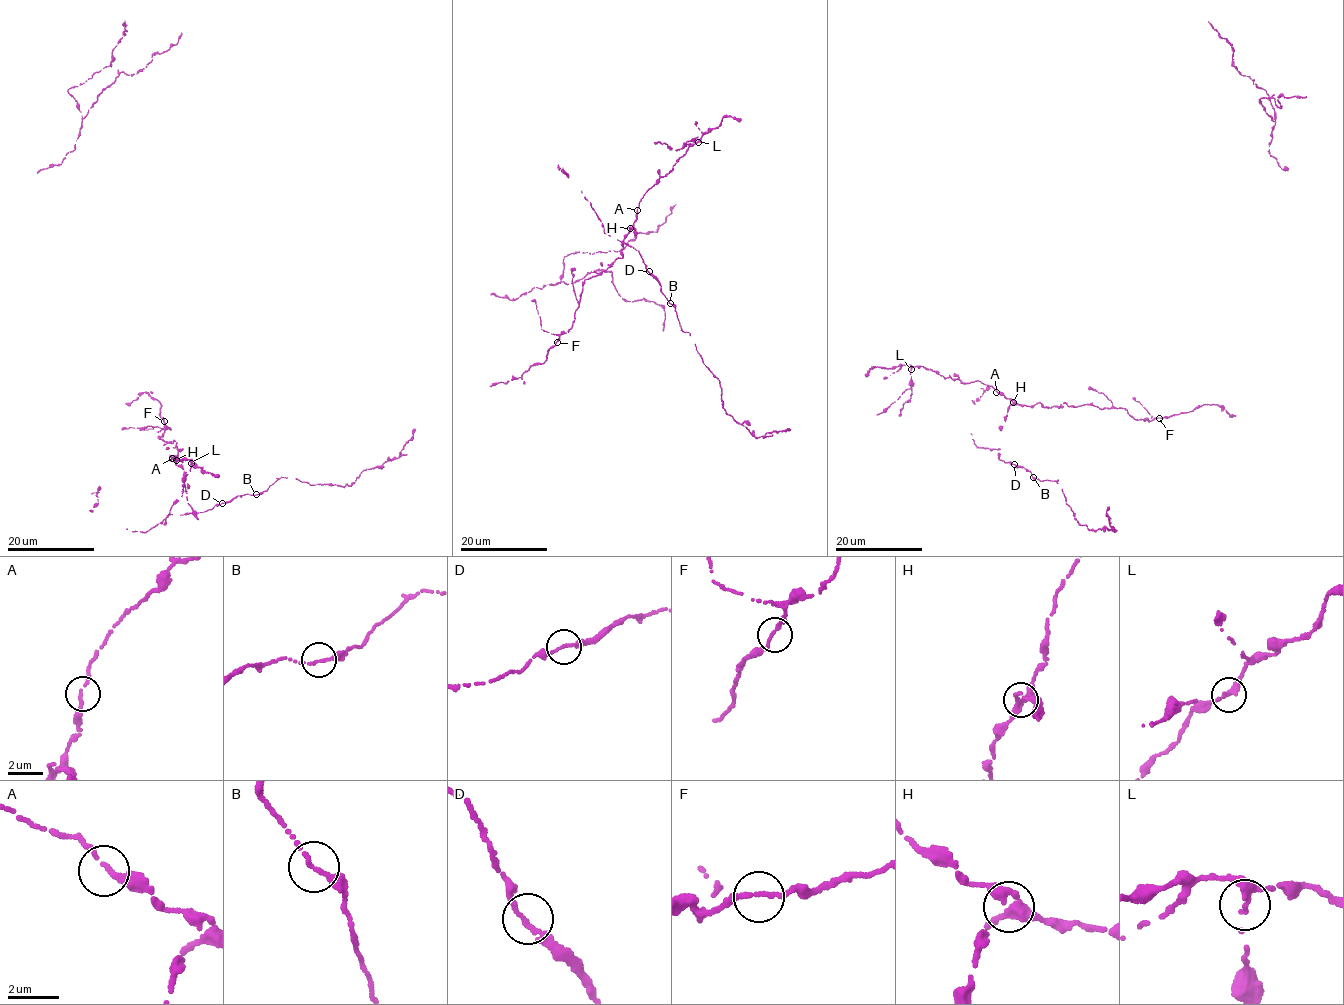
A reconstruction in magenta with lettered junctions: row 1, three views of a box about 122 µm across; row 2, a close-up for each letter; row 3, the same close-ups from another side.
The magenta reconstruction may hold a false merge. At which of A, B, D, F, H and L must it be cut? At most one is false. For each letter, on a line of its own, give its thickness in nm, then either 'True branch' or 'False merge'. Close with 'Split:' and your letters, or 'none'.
A: Thickness 200 nm. True branch
B: Thickness 190 nm. True branch
D: Thickness 190 nm. True branch
F: Thickness 190 nm. True branch
H: Thickness 280 nm. True branch
L: Thickness 190 nm. False merge
Split: L

